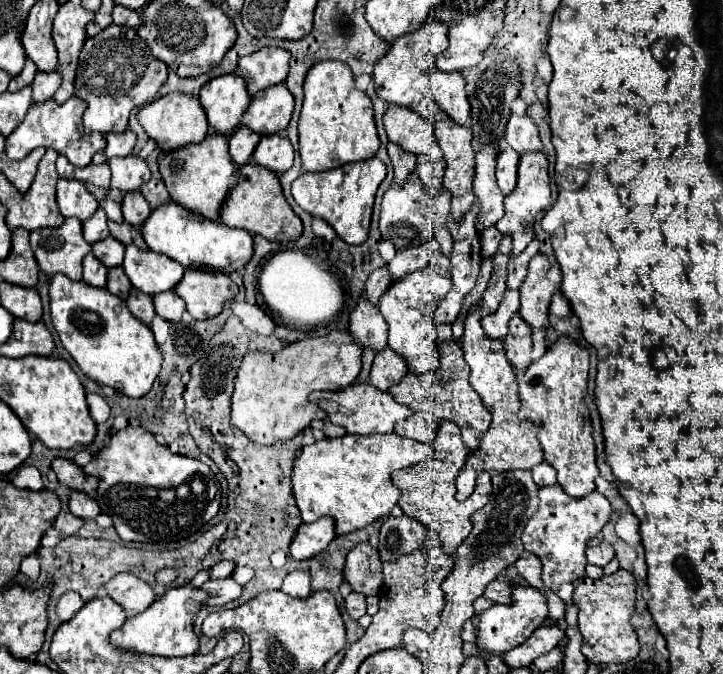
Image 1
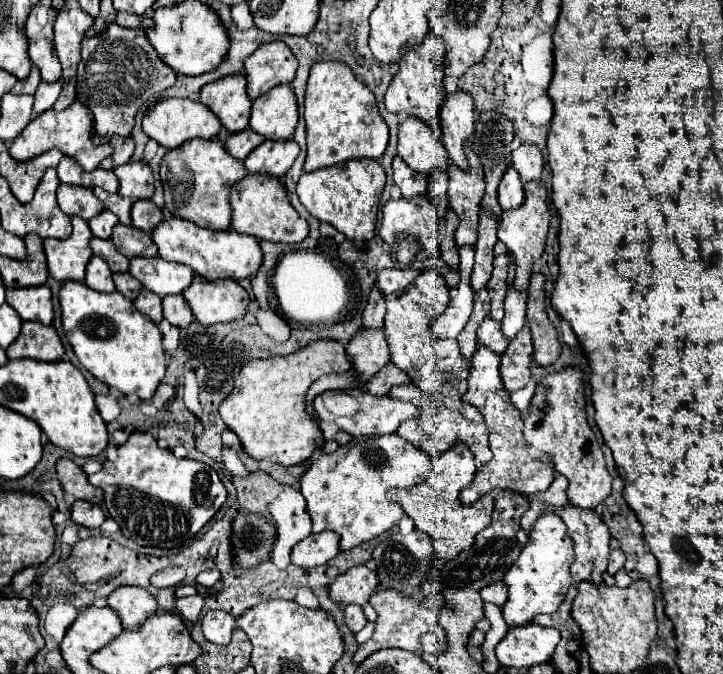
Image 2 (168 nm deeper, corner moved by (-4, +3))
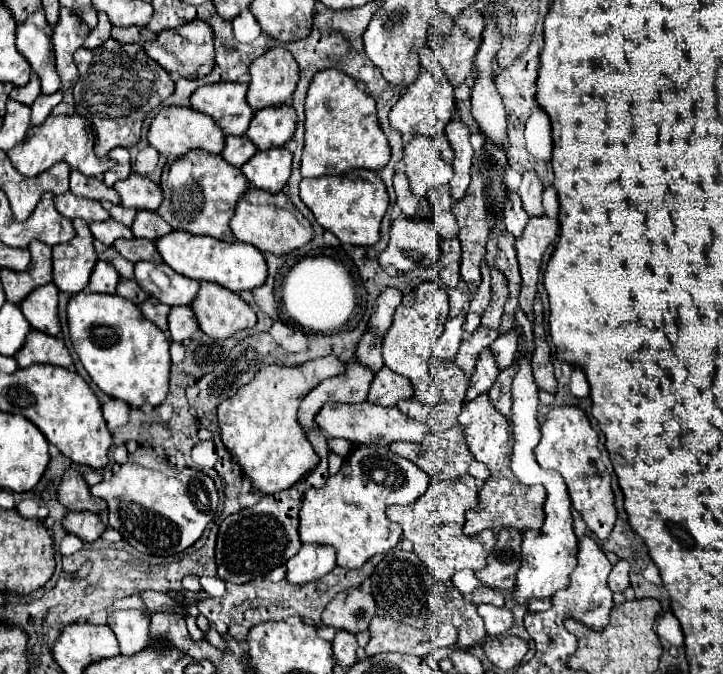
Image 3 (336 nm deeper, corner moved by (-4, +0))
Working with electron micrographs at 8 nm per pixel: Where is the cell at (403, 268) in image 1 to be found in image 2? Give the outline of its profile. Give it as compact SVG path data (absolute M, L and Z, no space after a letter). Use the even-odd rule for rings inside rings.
M384 269L378 275L376 287L384 297L392 295L392 293L400 293L414 281L416 275L418 275L418 271L414 271L414 269Z

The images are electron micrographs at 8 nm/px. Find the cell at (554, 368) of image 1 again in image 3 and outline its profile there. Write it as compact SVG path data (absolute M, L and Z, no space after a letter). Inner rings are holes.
M560 404L550 408L540 426L540 434L542 438L534 448L536 462L546 470L556 470L564 478L572 506L582 514L588 528L598 538L608 538L616 522L614 494L610 488L610 474L600 460L598 434L592 430L584 410L572 404Z

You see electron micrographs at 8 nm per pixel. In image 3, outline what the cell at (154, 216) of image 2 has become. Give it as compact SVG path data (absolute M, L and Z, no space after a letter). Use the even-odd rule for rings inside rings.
M190 150L188 154L170 162L162 172L162 194L164 200L156 212L138 210L136 220L132 224L132 232L136 238L156 240L174 230L186 230L190 234L204 234L224 242L234 242L234 234L228 226L234 216L234 206L238 198L248 190L248 180L240 168L228 164L220 154L210 154L204 150Z

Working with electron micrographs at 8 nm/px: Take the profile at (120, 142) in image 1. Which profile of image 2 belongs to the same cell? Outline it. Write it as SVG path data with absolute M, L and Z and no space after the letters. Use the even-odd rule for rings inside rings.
M112 137L110 145L114 147L114 163L116 165L122 165L122 163L128 163L132 153L134 153L134 141L130 137Z

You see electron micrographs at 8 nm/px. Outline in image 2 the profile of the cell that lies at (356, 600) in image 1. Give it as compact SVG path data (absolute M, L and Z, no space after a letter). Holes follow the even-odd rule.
M348 605L348 607L344 609L344 621L346 621L346 625L350 627L352 633L358 633L358 631L366 625L366 617L364 617L364 613L362 613L362 607L358 607L358 605Z

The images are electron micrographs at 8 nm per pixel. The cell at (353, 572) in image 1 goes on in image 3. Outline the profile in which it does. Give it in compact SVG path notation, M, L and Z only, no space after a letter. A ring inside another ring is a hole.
M360 586L348 588L334 596L322 612L322 622L332 628L342 628L358 634L370 626L376 612L376 602L372 594L364 592Z

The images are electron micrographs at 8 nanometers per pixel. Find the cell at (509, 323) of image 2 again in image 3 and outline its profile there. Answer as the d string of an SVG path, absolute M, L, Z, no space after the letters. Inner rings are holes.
M512 328L510 332L504 332L500 334L492 344L492 354L496 356L496 364L498 368L506 368L514 362L514 356L516 356L516 344L518 344L518 332Z

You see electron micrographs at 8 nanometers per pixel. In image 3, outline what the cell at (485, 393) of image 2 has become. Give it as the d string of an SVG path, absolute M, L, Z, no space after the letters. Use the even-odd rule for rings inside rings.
M480 394L470 402L464 402L458 420L466 428L466 440L470 444L470 452L476 460L484 462L490 468L490 480L478 492L478 504L466 512L466 534L478 534L480 528L480 512L490 512L490 524L494 530L502 526L518 528L520 532L526 528L538 530L544 524L544 502L546 490L542 486L524 486L518 484L516 476L510 472L510 456L512 456L512 436L510 424L504 414L490 402L488 394Z

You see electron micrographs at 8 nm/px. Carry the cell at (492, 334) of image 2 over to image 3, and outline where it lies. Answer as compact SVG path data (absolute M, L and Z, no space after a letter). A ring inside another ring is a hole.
M484 348L480 352L480 358L476 362L476 370L474 374L470 376L470 388L466 392L466 400L472 400L476 398L478 394L482 392L488 392L488 388L494 384L498 376L498 366L496 366L496 360L494 360L494 354L490 348Z

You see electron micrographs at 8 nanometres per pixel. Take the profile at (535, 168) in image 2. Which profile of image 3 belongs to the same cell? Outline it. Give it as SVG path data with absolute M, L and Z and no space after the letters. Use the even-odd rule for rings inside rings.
M524 172L522 174L522 184L518 188L518 194L522 198L524 210L530 216L544 216L544 208L542 208L542 192L544 192L544 184L542 180L536 176L536 172Z

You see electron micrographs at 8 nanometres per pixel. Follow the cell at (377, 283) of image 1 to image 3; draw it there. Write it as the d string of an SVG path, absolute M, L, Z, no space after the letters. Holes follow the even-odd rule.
M370 326L366 328L366 332L362 334L358 348L356 348L356 360L362 364L368 364L374 372L382 368L382 340L370 330Z

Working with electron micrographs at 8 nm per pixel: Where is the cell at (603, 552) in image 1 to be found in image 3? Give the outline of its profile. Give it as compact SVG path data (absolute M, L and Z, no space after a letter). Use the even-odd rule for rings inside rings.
M618 560L614 566L612 566L612 572L608 576L608 586L612 592L624 592L628 586L630 586L630 578L628 578L628 562L624 560Z

